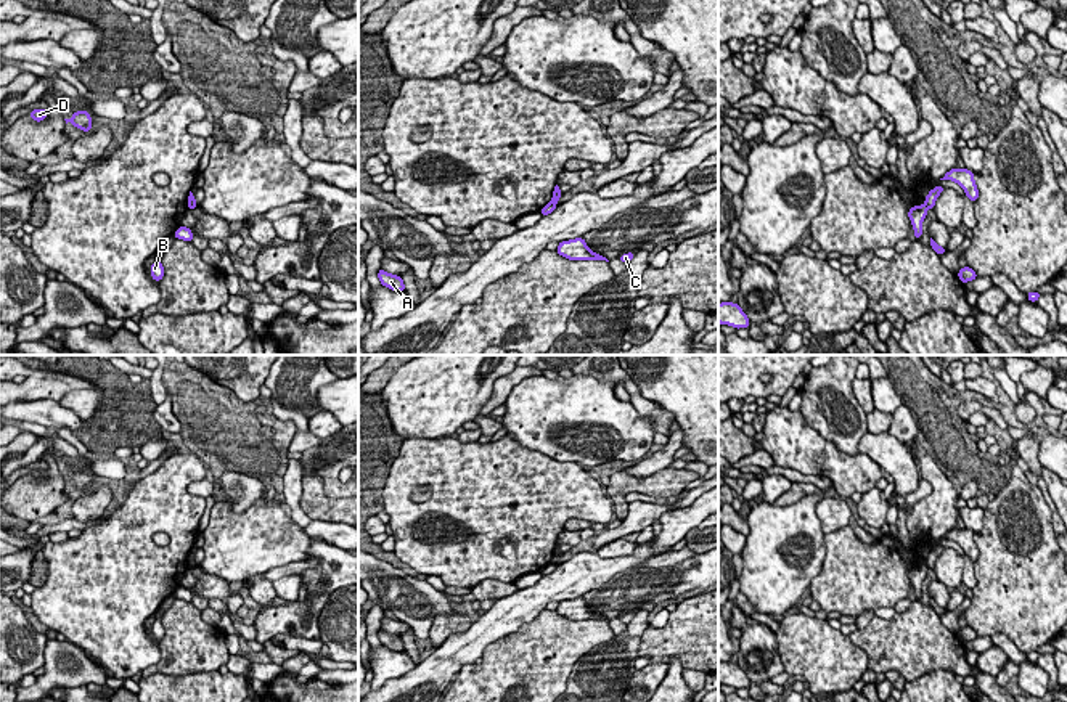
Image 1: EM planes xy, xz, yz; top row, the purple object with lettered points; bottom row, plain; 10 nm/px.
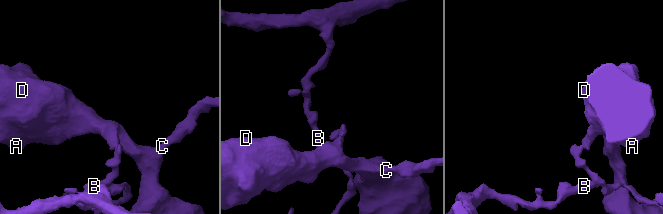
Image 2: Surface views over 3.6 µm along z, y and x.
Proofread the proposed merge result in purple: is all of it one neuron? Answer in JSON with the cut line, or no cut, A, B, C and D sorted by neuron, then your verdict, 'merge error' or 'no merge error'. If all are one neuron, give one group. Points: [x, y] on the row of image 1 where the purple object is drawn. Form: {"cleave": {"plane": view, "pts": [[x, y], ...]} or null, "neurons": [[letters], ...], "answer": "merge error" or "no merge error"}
{"cleave": {"plane": "yz", "pts": [[924, 204], [928, 208]]}, "neurons": [["A", "C", "D"], ["B"]], "answer": "merge error"}

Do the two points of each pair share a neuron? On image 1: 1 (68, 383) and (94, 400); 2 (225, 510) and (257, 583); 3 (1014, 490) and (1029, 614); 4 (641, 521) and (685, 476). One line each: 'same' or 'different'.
1: different
2: different
3: same
4: different

